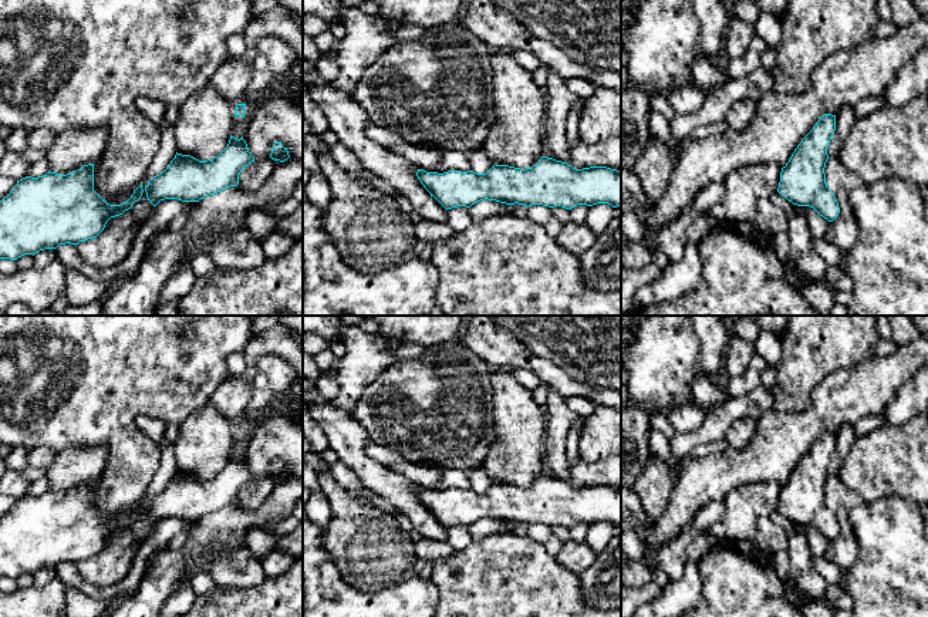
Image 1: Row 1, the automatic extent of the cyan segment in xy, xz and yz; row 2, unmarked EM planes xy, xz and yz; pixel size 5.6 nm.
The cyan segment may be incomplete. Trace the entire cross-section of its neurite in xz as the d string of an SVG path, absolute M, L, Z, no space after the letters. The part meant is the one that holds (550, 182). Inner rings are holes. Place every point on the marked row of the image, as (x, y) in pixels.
M541 156L532 168L493 165L486 173L418 169L423 188L446 210L489 199L506 205L543 205L571 209L577 205L621 206L621 171L607 166L576 169L567 162Z

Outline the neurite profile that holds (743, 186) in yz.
M775 162L745 165L725 179L725 196L711 210L711 216L732 225L753 223L757 202L777 192L782 166Z

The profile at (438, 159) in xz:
M369 122L367 136L385 149L408 159L418 169L443 173L448 171L472 171L470 152L441 146L425 146L406 142L399 134Z

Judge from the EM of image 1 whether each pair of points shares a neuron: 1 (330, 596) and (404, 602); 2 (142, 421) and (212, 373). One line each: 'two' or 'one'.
1: one
2: two

